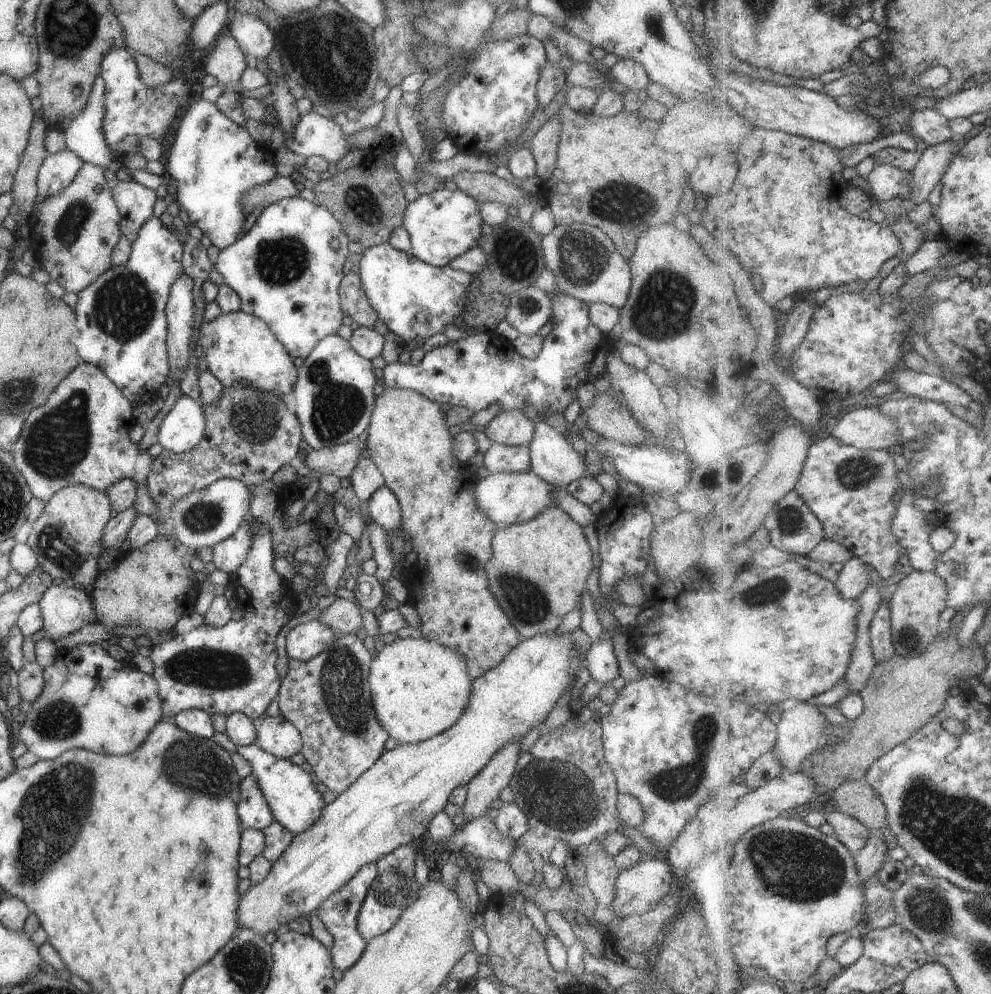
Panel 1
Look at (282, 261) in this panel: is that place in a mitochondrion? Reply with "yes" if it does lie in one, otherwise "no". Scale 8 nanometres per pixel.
yes

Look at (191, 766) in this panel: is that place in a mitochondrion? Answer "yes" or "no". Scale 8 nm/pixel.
yes

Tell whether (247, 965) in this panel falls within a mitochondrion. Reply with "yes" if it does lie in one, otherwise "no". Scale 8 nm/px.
yes

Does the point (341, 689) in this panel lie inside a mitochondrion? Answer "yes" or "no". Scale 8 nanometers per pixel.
yes

